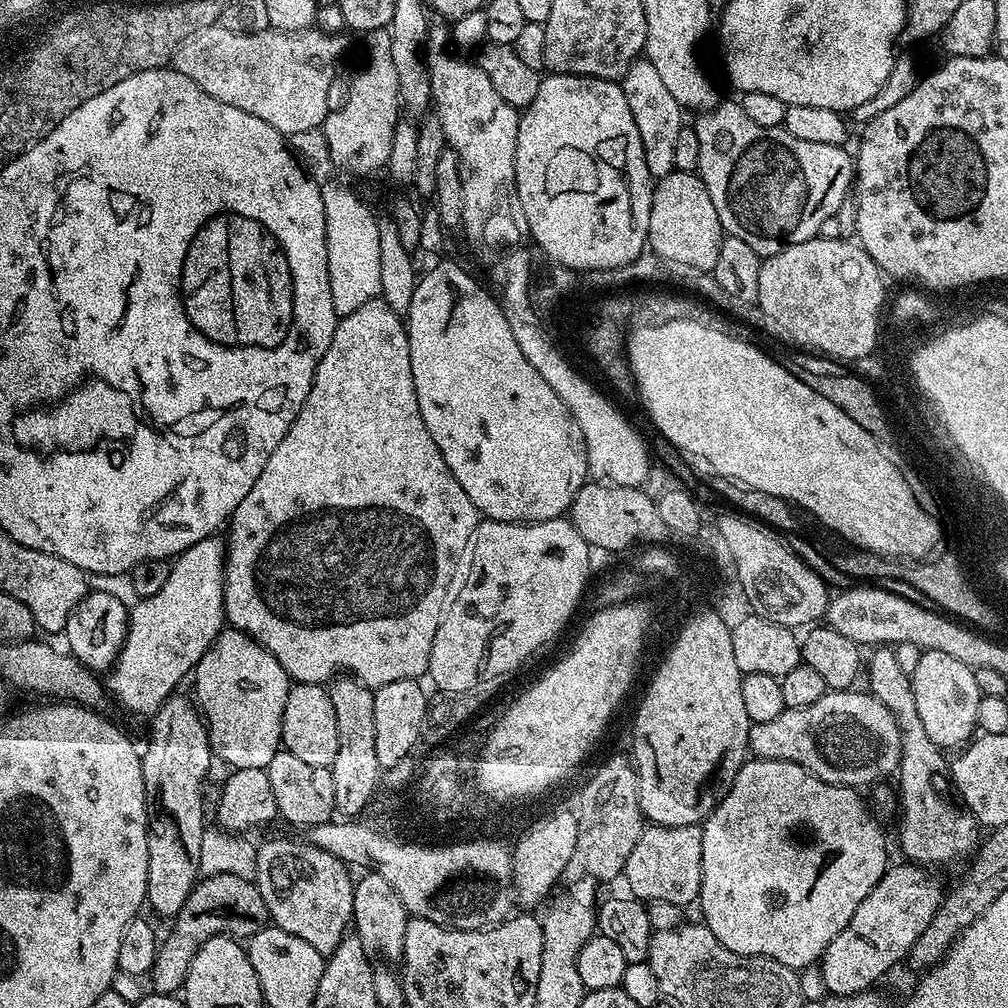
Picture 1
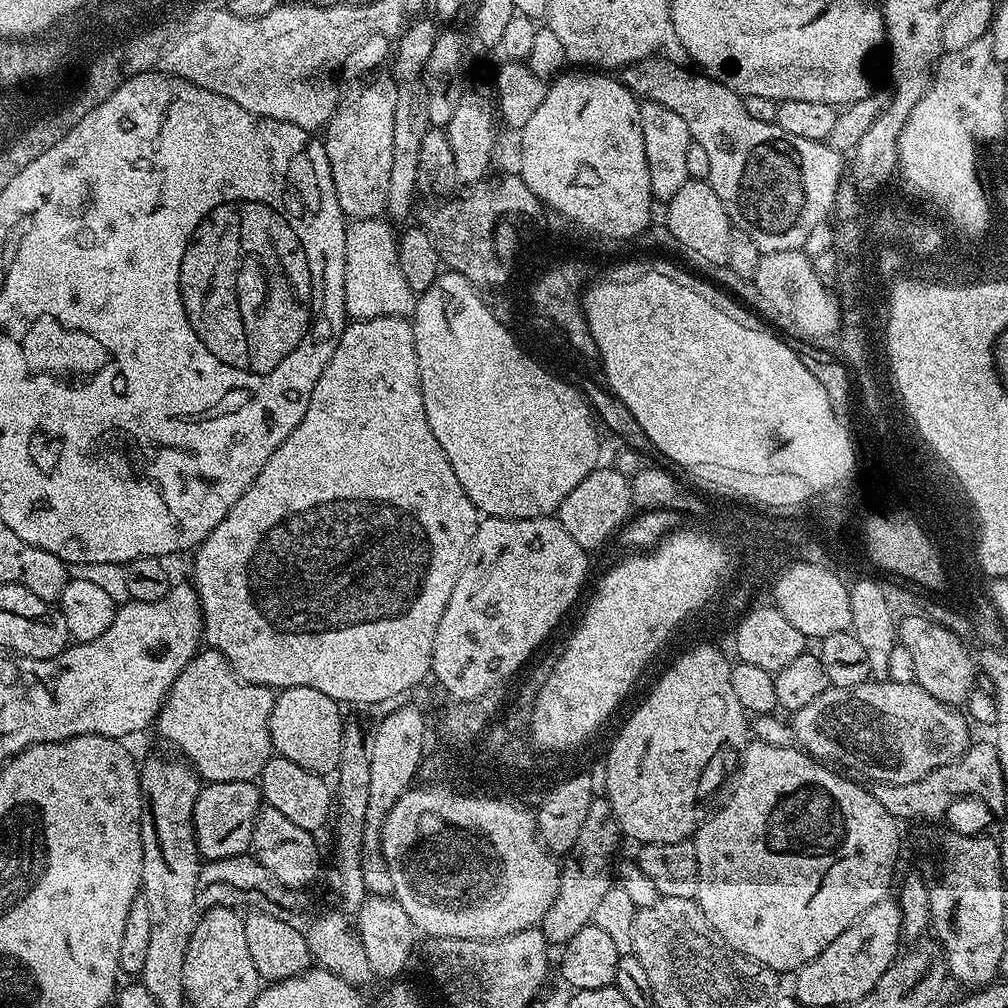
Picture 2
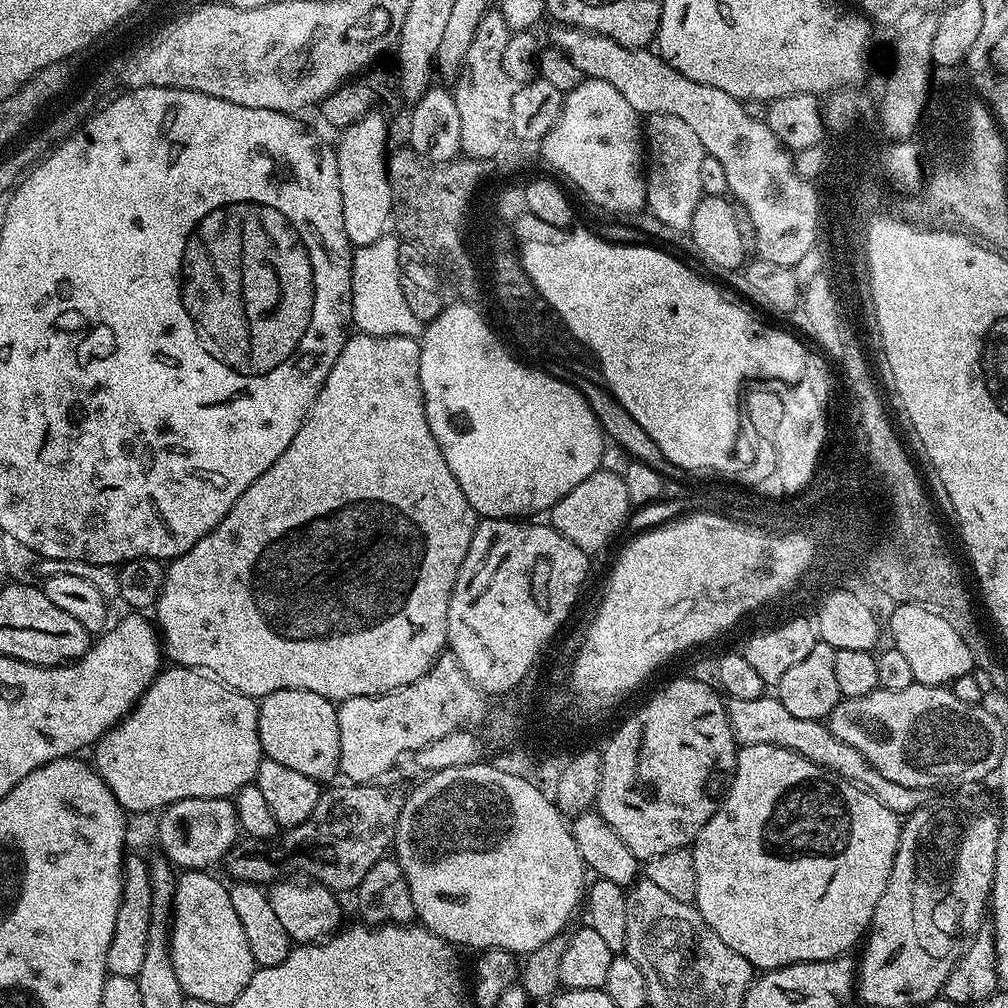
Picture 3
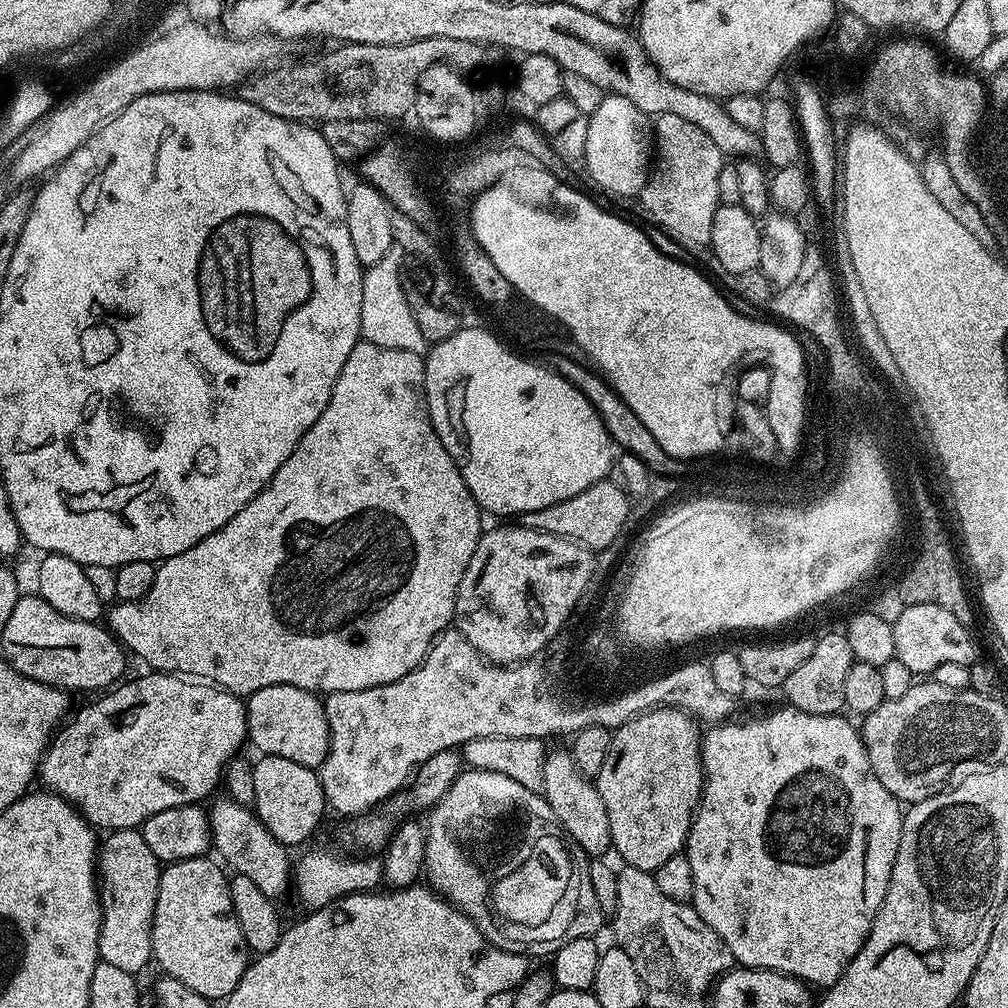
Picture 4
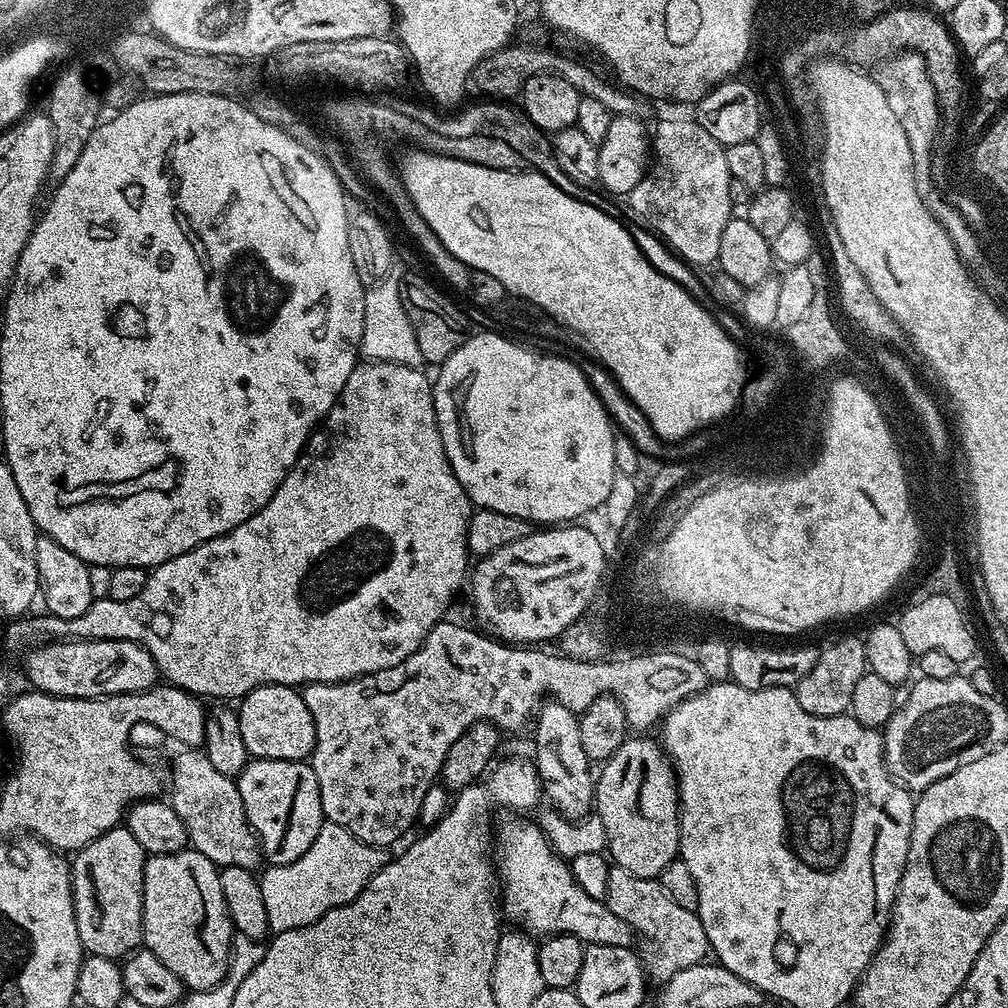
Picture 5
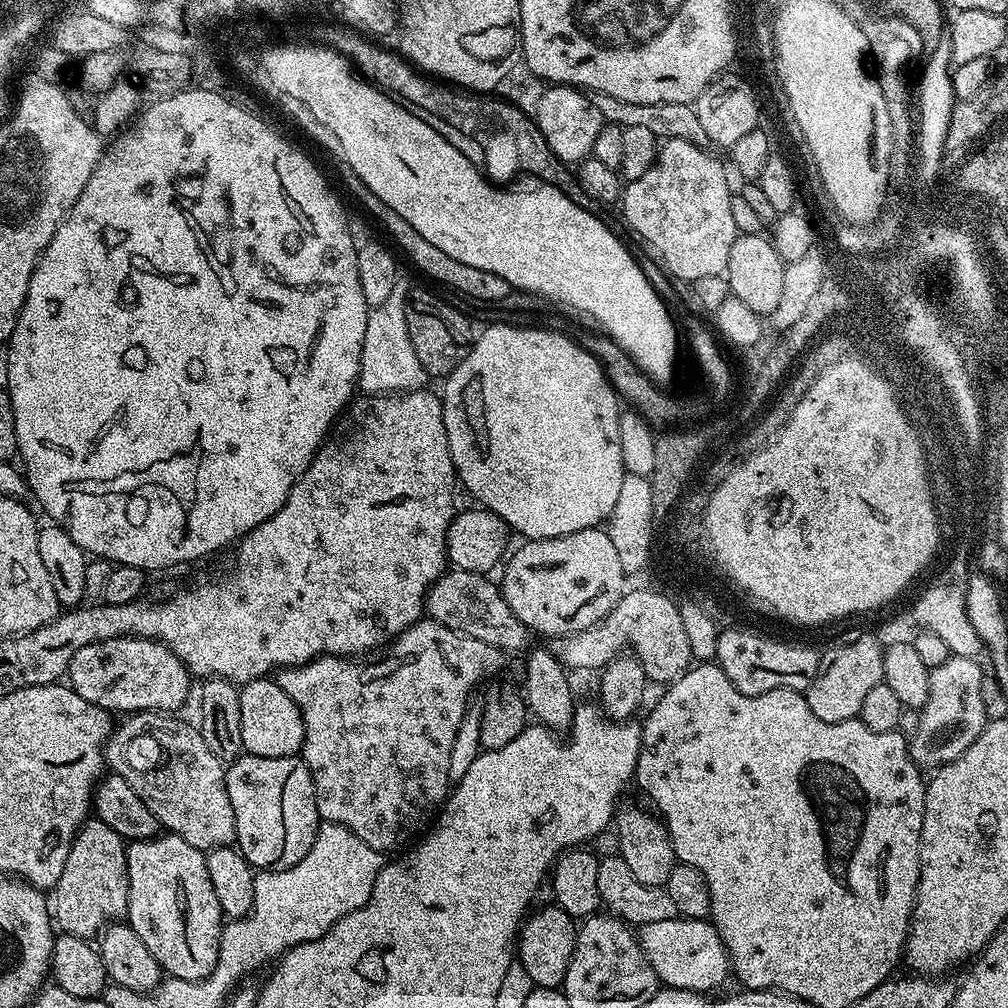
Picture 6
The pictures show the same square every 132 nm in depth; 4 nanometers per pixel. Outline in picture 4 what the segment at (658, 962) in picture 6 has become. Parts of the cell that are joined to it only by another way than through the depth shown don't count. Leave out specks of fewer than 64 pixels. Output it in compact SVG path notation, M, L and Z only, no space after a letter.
M473 768L461 771L460 776L442 794L442 798L435 806L427 809L424 833L426 834L426 850L424 851L424 870L427 887L431 888L437 896L444 897L459 912L465 912L470 919L482 930L482 934L496 948L501 948L507 952L522 952L529 958L535 956L551 957L566 942L570 942L579 936L595 937L596 931L600 927L605 927L606 913L602 906L598 906L598 897L594 894L594 885L590 882L590 870L588 869L590 857L585 852L574 850L567 836L564 835L564 827L556 821L554 810L545 802L543 795L532 793L521 783L513 778L508 778L506 774L484 772L482 769Z

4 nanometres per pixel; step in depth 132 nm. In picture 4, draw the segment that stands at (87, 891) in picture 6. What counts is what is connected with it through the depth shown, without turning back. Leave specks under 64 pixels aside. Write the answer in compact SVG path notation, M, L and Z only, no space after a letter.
M118 828L107 833L98 848L98 891L100 893L100 960L121 970L140 974L152 959L154 906L162 862L146 846L143 831Z

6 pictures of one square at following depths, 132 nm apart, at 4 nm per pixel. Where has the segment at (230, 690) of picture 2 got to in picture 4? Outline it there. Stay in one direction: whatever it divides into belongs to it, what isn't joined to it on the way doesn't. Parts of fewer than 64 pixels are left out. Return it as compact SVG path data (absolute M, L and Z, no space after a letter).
M155 670L149 671L147 674L149 676L140 676L137 680L125 679L123 682L117 683L111 690L105 691L99 698L96 698L101 698L101 700L96 700L93 704L78 709L77 712L75 709L71 713L70 719L63 725L62 730L53 735L51 744L44 751L44 759L40 761L38 776L41 781L44 779L43 787L47 791L55 792L63 800L69 800L80 811L81 816L97 830L139 829L154 814L162 814L162 810L204 802L204 799L216 787L218 789L221 787L224 779L224 769L243 749L240 747L246 744L248 740L248 710L245 701L241 697L234 695L232 692L227 692L225 688L211 682L197 682L195 679L185 678L180 674L169 674Z

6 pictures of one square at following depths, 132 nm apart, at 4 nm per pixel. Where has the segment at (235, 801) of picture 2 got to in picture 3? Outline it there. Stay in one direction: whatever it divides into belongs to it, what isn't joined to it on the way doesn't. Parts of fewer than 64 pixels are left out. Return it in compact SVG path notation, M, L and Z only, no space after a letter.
M186 798L173 804L159 813L160 825L156 836L160 839L160 848L169 864L180 870L208 870L227 857L228 851L236 847L241 835L240 823L236 821L236 806L228 798Z

